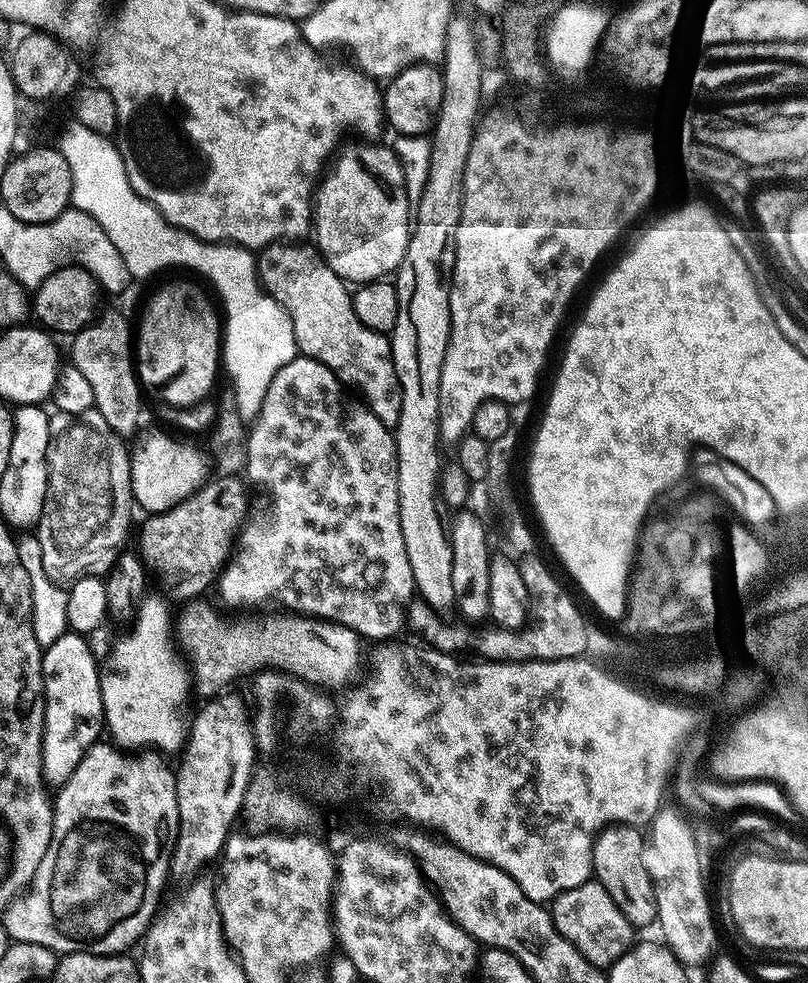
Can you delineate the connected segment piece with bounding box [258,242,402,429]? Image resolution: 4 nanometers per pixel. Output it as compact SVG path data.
M304 242L270 244L259 253L258 275L264 291L286 310L294 326L297 353L322 362L322 366L332 371L345 389L351 390L367 404L369 410L387 428L395 429L402 414L402 390L392 361L392 341L385 333L370 330L362 326L362 322L358 322L358 314L354 314L352 309L352 292L349 285L341 280L338 274L334 274L334 270L330 270L330 266L319 251L312 246L307 248Z

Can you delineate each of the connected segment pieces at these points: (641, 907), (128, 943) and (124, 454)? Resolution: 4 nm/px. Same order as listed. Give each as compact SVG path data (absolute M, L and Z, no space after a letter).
M618 824L605 828L597 836L592 851L592 870L596 883L604 887L614 906L618 906L622 914L626 914L626 918L636 930L646 927L647 924L657 923L656 895L650 874L646 874L644 861L645 843L645 833L639 827Z
M104 743L92 744L88 753L82 758L82 762L78 762L74 774L70 774L68 781L59 785L57 792L60 793L54 796L50 846L27 888L2 912L2 916L4 916L2 927L8 932L9 941L17 944L30 942L38 946L46 946L57 954L89 952L90 954L102 954L103 956L119 956L132 950L128 948L134 947L133 949L135 949L143 941L144 933L148 931L148 927L151 926L158 915L158 909L161 907L160 895L164 892L164 883L167 882L168 876L170 877L172 852L176 849L176 839L178 838L176 774L171 767L168 769L168 764L164 761L167 759L159 751L144 750L139 754L133 754L131 751L121 750L115 743Z
M72 422L69 428L55 433L46 450L46 498L42 506L40 522L34 529L34 539L40 543L42 566L50 579L57 582L80 580L84 576L103 577L112 569L112 563L120 555L132 528L132 479L130 448L121 437L103 427Z

